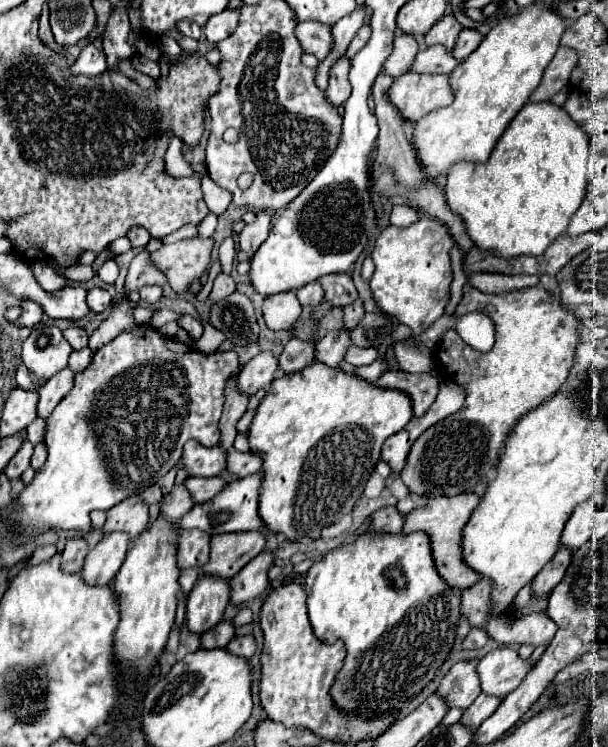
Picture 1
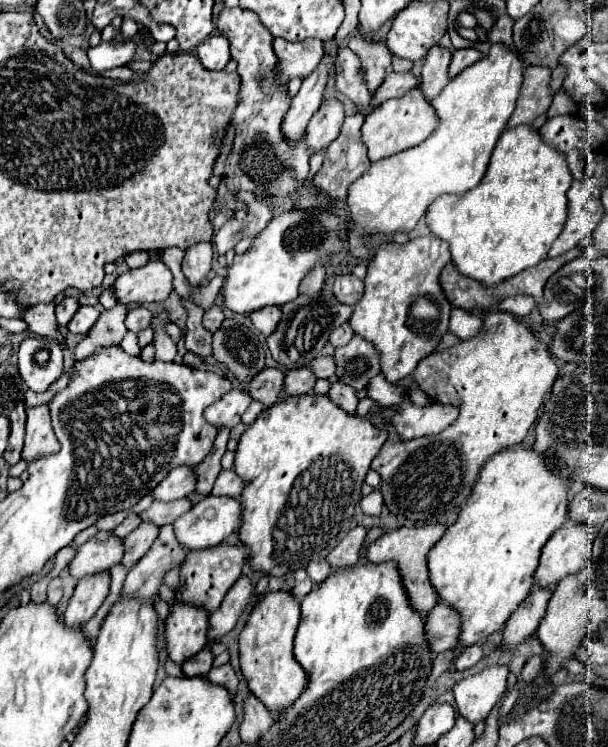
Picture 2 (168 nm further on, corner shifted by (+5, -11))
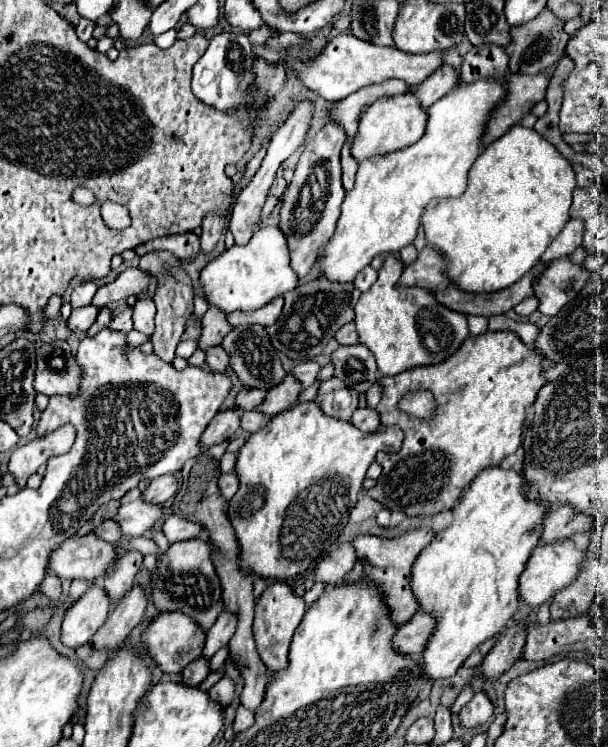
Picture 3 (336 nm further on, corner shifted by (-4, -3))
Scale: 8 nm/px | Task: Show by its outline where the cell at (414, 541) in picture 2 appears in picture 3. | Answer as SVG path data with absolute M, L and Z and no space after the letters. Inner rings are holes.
M418 527L418 529L410 529L402 535L396 535L392 539L382 539L376 535L358 535L354 539L356 555L366 561L364 563L366 579L380 585L380 591L384 593L386 603L390 605L392 619L398 625L408 623L420 611L418 599L414 597L412 587L410 587L410 575L412 575L412 565L416 561L416 555L434 539L434 535L436 533L430 527Z

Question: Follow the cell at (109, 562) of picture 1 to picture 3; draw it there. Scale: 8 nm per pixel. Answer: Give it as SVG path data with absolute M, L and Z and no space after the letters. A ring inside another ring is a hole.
M94 583L66 613L62 623L62 643L66 647L80 647L92 639L98 627L106 621L110 611L110 597Z

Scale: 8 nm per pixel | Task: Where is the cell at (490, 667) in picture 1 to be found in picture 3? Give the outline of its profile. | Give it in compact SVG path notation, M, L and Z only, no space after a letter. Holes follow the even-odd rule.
M478 691L470 699L470 703L462 707L460 723L464 727L478 727L478 725L486 723L492 717L492 713L494 713L494 707L492 707L488 695L484 691Z

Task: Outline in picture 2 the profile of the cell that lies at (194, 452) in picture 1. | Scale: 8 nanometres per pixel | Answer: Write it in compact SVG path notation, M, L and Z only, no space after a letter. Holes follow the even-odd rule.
M181 465L177 469L169 471L169 475L161 483L157 483L157 487L149 495L157 501L175 501L175 499L187 497L195 489L197 479L193 479L193 477L195 477L193 469Z

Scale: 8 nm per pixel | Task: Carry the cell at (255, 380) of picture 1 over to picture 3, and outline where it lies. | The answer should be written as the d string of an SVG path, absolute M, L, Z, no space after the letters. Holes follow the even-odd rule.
M234 407L218 411L202 435L202 445L212 447L220 443L220 439L230 439L234 431L238 431L240 427L240 417L242 417L242 411Z

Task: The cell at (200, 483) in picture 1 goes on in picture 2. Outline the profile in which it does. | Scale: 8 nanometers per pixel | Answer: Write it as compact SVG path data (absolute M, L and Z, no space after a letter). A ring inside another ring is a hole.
M177 499L177 501L169 501L169 503L153 501L149 509L139 513L139 517L141 517L141 521L153 521L153 523L157 523L157 527L163 527L167 523L173 523L177 517L181 517L189 509L191 509L191 501L187 501L187 499Z

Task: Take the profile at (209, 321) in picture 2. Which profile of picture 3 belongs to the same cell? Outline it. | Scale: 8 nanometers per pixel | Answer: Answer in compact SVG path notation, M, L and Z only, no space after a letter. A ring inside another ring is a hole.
M210 305L210 309L202 317L202 335L198 339L198 347L204 351L204 347L218 345L230 331L232 331L232 325L228 323L226 313Z

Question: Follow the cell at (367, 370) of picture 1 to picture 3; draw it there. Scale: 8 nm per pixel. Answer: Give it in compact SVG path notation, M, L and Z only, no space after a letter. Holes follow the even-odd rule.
M330 377L322 381L316 401L326 415L348 421L358 409L358 391L346 387L346 383L342 383L338 377Z

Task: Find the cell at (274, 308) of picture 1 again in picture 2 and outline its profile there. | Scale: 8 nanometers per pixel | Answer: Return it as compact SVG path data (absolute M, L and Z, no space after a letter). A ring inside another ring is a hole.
M275 305L273 307L263 307L259 311L253 311L249 315L249 319L267 337L267 335L271 335L277 329L277 325L281 321L281 309L275 307Z

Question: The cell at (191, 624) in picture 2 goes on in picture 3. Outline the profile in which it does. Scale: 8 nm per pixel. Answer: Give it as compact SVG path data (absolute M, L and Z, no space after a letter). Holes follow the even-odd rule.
M168 611L168 613L160 613L152 621L152 625L146 629L142 639L148 645L152 659L162 667L162 671L178 673L190 661L194 661L194 659L198 659L202 655L204 641L206 641L206 631L192 617L182 615L182 611Z

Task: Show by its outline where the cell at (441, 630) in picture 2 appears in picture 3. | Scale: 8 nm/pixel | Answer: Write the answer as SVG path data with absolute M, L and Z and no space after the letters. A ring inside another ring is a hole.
M418 611L418 615L414 615L414 619L410 619L408 623L404 623L398 633L394 635L394 647L400 653L406 653L410 657L420 657L422 649L426 647L428 639L432 637L436 629L436 617L430 613L422 613Z

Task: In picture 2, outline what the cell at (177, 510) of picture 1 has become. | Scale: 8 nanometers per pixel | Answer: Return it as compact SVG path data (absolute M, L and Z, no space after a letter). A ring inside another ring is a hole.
M141 523L135 531L131 531L125 539L123 539L123 559L121 559L121 565L131 569L139 559L141 555L145 555L151 547L151 543L157 539L157 533L159 533L159 527L155 527L153 523Z

